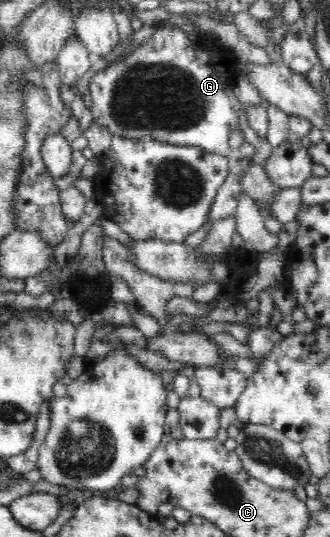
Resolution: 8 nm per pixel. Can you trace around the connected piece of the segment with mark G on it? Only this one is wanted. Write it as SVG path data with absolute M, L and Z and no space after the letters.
M162 27L162 29L156 29L148 41L145 41L138 47L135 47L134 50L132 50L127 56L117 58L117 60L116 58L113 58L113 60L110 58L106 68L98 71L98 73L94 73L94 77L90 80L89 94L92 98L92 107L90 107L89 111L92 114L92 123L106 127L113 136L118 135L124 139L142 139L143 137L151 137L152 139L157 139L162 143L172 143L174 145L183 146L198 146L203 150L208 150L209 152L226 156L231 162L246 159L246 157L252 157L254 153L256 153L256 149L250 143L244 141L239 148L232 148L228 144L228 135L230 135L230 132L234 131L234 129L240 129L238 124L238 112L243 108L243 105L238 101L236 95L234 95L235 81L240 74L240 71L237 69L239 59L236 58L236 55L234 55L231 50L217 45L218 40L214 35L209 35L207 37L192 44L190 37L188 37L188 35L182 31L180 27Z

